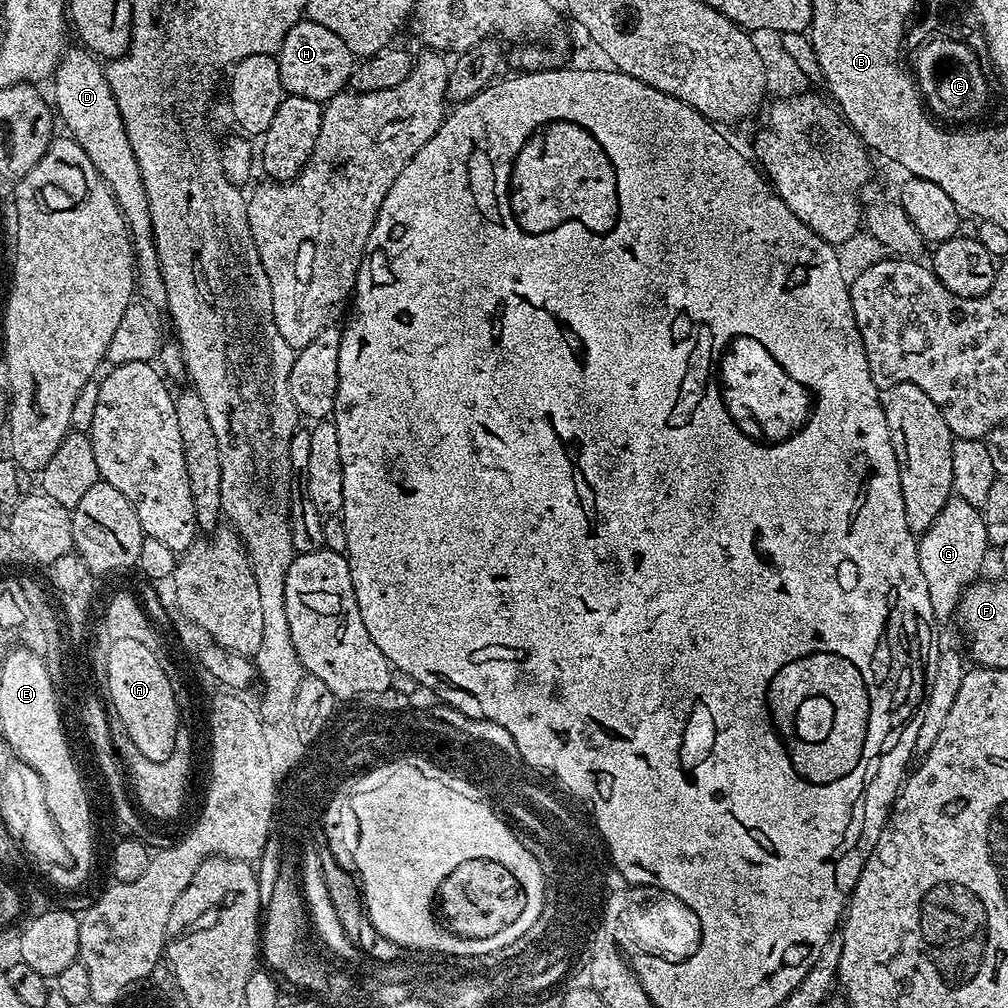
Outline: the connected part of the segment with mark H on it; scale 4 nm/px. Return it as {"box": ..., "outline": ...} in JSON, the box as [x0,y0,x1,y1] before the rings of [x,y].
{"box":[275,18,354,102],"outline":[[[301,18],[294,26],[290,26],[275,58],[280,81],[285,93],[290,96],[327,102],[332,96],[345,91],[352,78],[354,57],[346,42],[342,42],[334,30],[326,30],[326,26],[318,26],[318,22],[307,18]]]}

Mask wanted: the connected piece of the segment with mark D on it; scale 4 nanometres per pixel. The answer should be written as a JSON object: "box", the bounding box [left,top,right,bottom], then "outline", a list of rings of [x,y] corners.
{"box":[51,46,168,309],"outline":[[[80,46],[75,47],[69,47],[61,55],[51,77],[51,80],[53,79],[51,99],[54,101],[59,123],[61,120],[68,127],[67,135],[79,144],[86,158],[90,158],[94,170],[103,178],[104,185],[111,190],[112,196],[116,199],[116,207],[124,216],[124,225],[128,228],[132,242],[134,268],[138,273],[138,292],[139,295],[140,292],[144,295],[143,303],[153,309],[163,309],[168,302],[166,286],[160,273],[160,258],[156,253],[156,244],[152,240],[150,206],[138,158],[134,158],[134,146],[130,146],[130,138],[126,134],[126,126],[118,110],[118,102],[110,90],[107,71],[102,66],[100,69],[101,61],[91,52]]]}

